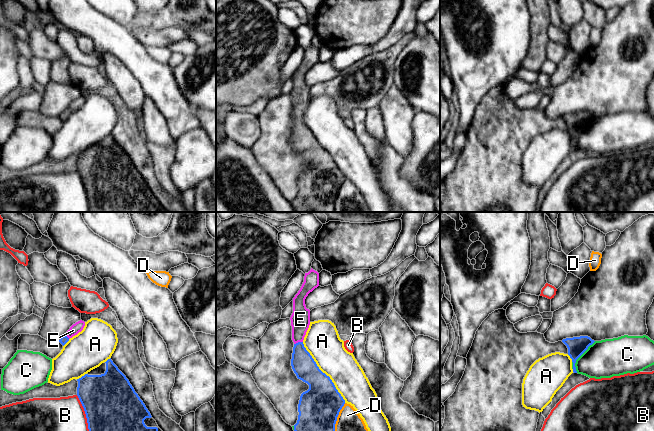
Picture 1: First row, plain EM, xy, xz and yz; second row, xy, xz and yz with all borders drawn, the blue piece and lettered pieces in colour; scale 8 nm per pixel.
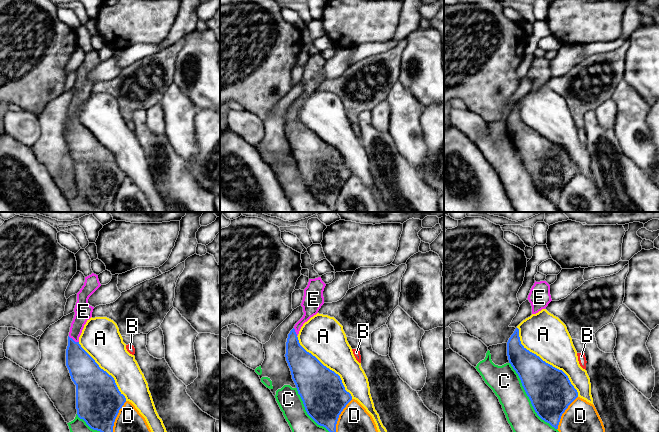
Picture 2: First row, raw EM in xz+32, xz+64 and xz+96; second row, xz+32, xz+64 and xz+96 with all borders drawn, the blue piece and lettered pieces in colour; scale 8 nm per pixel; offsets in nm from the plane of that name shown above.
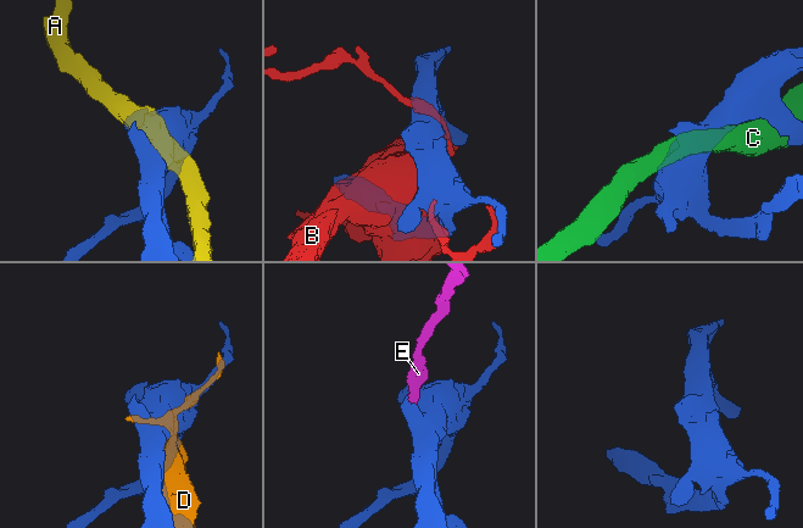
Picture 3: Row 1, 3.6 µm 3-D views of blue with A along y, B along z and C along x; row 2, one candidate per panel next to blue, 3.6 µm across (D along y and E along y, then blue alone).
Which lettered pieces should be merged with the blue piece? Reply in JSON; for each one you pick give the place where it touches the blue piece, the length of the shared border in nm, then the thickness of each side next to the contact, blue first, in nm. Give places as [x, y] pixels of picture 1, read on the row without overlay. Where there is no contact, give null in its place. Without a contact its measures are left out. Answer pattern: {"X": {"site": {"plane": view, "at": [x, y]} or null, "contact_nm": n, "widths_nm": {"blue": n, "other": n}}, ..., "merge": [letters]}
{"E": {"site": {"plane": "xz", "at": [298, 118]}, "contact_nm": 80, "widths_nm": {"blue": 190, "other": 160}}, "merge": ["E"]}

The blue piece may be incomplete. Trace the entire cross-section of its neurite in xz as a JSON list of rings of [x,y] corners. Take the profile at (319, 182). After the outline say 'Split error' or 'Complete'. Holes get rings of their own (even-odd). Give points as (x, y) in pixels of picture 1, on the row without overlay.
[[[311,44],[305,49],[304,58],[293,74],[293,89],[290,93],[292,116],[294,118],[291,142],[297,154],[309,161],[309,165],[300,172],[298,180],[298,196],[294,201],[297,212],[335,212],[335,200],[345,176],[336,165],[334,159],[323,149],[303,120],[310,101],[310,86],[306,84],[305,75],[310,68],[319,62],[319,49]]]. Split error

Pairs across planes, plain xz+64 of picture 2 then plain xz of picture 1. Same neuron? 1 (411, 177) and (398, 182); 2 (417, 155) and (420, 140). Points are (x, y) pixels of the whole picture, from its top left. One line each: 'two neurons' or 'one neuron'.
1: one neuron
2: two neurons

